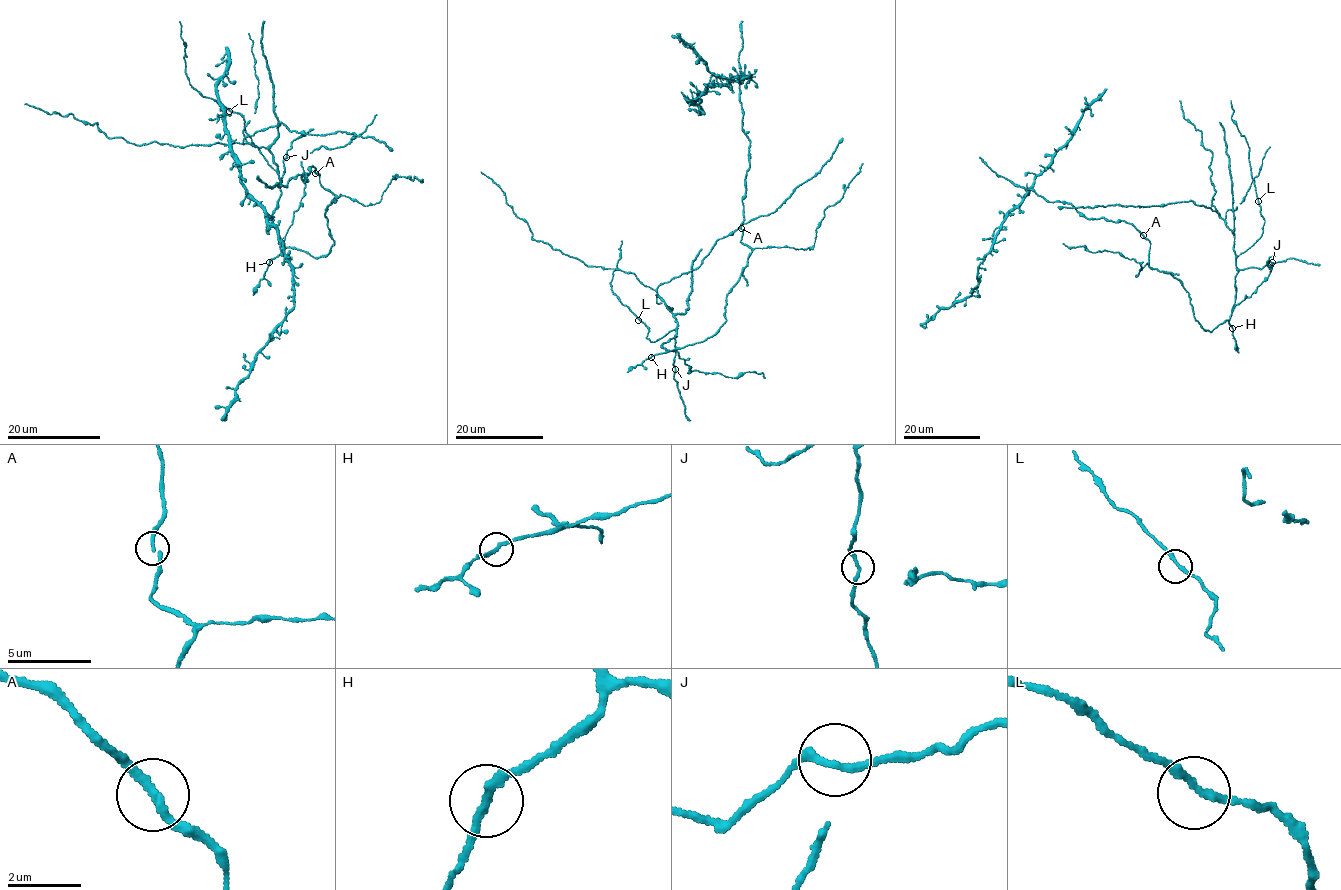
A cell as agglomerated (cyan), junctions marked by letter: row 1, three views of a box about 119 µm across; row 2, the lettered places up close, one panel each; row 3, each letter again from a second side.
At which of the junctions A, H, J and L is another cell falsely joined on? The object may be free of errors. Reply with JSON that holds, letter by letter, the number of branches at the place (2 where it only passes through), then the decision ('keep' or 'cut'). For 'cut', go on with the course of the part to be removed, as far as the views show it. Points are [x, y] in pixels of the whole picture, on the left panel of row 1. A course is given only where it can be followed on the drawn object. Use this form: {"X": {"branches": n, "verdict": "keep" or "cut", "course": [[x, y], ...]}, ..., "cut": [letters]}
{"A": {"branches": 2, "verdict": "keep"}, "H": {"branches": 2, "verdict": "keep"}, "J": {"branches": 2, "verdict": "keep"}, "L": {"branches": 2, "verdict": "keep"}, "cut": []}

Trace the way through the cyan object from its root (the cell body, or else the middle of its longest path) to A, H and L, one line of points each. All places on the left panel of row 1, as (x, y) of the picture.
A: (325, 210), (336, 197), (321, 185), (315, 173)
H: (325, 210), (327, 228), (334, 242), (329, 253), (312, 257), (305, 251), (287, 247), (269, 262)
L: (325, 210), (334, 242), (329, 253), (312, 257), (286, 246), (272, 216), (280, 177), (243, 117), (229, 111)

